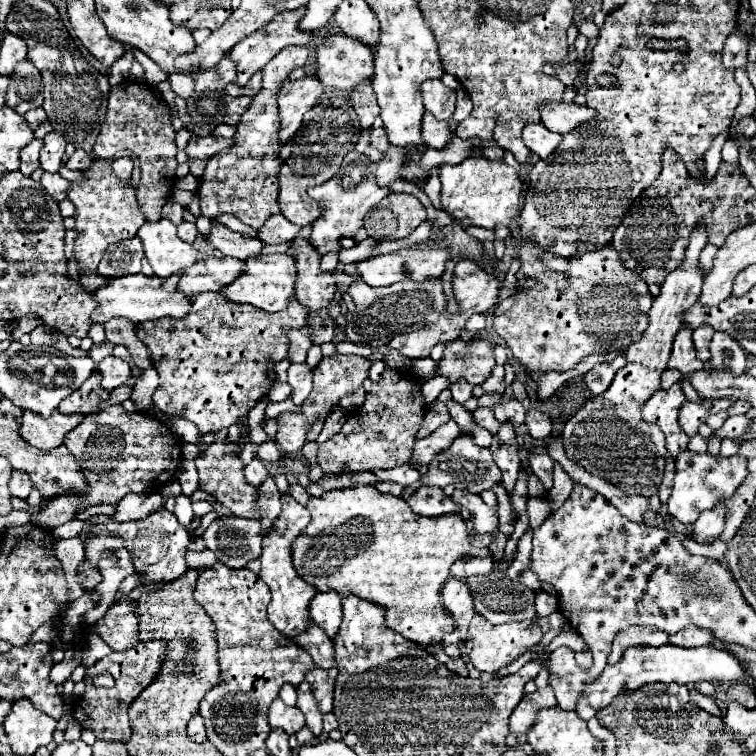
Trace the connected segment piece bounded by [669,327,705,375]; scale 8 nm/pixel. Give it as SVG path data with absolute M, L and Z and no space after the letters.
M683 327L673 343L673 351L671 351L671 359L669 359L669 367L681 371L683 375L693 373L697 369L705 369L705 363L701 363L695 357L695 347L691 341L691 329Z

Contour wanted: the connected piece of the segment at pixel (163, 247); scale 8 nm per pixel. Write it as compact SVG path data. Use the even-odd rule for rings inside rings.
M167 219L145 223L137 235L143 241L145 257L151 263L153 273L161 279L167 279L197 261L195 247L181 241L177 237L177 227Z

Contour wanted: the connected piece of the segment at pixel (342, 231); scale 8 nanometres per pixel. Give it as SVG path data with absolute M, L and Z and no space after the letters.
M351 151L343 159L339 171L335 171L333 179L329 179L319 187L307 189L311 199L315 199L321 207L321 217L311 225L311 239L309 239L311 245L317 247L321 255L329 251L339 251L339 241L345 237L353 237L359 231L359 227L363 227L363 217L373 207L377 207L383 197L391 193L387 187L379 187L375 183L375 167L377 165L371 163L365 155Z

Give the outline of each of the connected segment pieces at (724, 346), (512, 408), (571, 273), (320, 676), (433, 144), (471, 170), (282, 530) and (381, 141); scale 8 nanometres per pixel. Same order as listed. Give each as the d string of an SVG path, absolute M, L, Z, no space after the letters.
M715 333L711 341L711 367L715 371L729 369L733 373L743 373L745 371L745 351L731 339L729 335Z
M515 399L507 401L505 405L495 407L495 409L493 409L493 413L495 413L497 421L511 423L513 427L519 427L519 425L523 423L523 419L525 419L525 409L523 409L523 405L521 405L519 401L515 401Z
M527 241L521 245L519 259L523 263L521 273L517 275L521 293L511 309L507 309L503 315L493 319L493 329L497 335L505 341L505 345L511 349L513 357L523 363L531 371L569 371L573 369L583 357L593 353L607 353L613 349L625 351L629 343L635 343L641 333L647 327L647 309L653 303L653 297L645 285L645 281L631 269L625 269L619 261L619 253L607 245L599 251L581 251L579 255L571 257L569 271L567 273L555 273L547 269L537 255L545 253L543 249L537 249L535 243Z
M315 667L307 671L305 681L311 685L313 697L317 701L317 707L321 713L331 713L333 709L333 685L337 679L337 669L321 669Z
M425 113L423 139L431 149L445 149L451 141L451 129L449 129L447 121L439 121L431 113Z
M469 157L461 165L441 165L439 177L443 183L441 203L451 213L461 209L469 215L475 227L495 229L497 223L511 225L521 209L521 179L519 173L503 161L489 161L485 157Z
M281 495L281 505L283 505L283 511L281 511L279 519L273 523L269 533L263 537L263 553L259 557L261 559L261 573L259 575L271 589L271 601L267 605L269 621L273 623L273 627L279 633L293 639L295 635L299 635L299 631L307 629L309 603L311 603L313 595L317 593L317 589L313 585L299 579L299 575L295 573L293 563L291 563L291 543L297 539L301 529L307 527L307 523L311 521L311 515L291 495Z
M379 127L379 129L371 129L371 139L369 139L369 143L375 147L375 149L379 149L381 153L385 153L391 145L387 143L387 135L385 135L385 129L383 127Z

